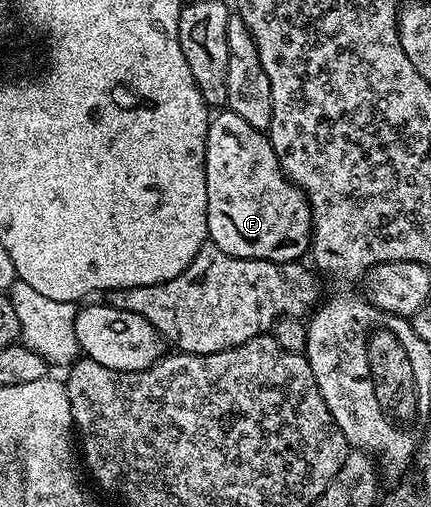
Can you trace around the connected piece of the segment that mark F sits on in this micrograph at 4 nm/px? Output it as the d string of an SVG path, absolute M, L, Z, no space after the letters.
M229 109L219 110L208 125L204 173L208 195L208 239L213 246L232 257L267 259L283 265L301 260L309 252L312 238L310 203L304 192L287 179L266 131L252 129L244 117L236 117Z

